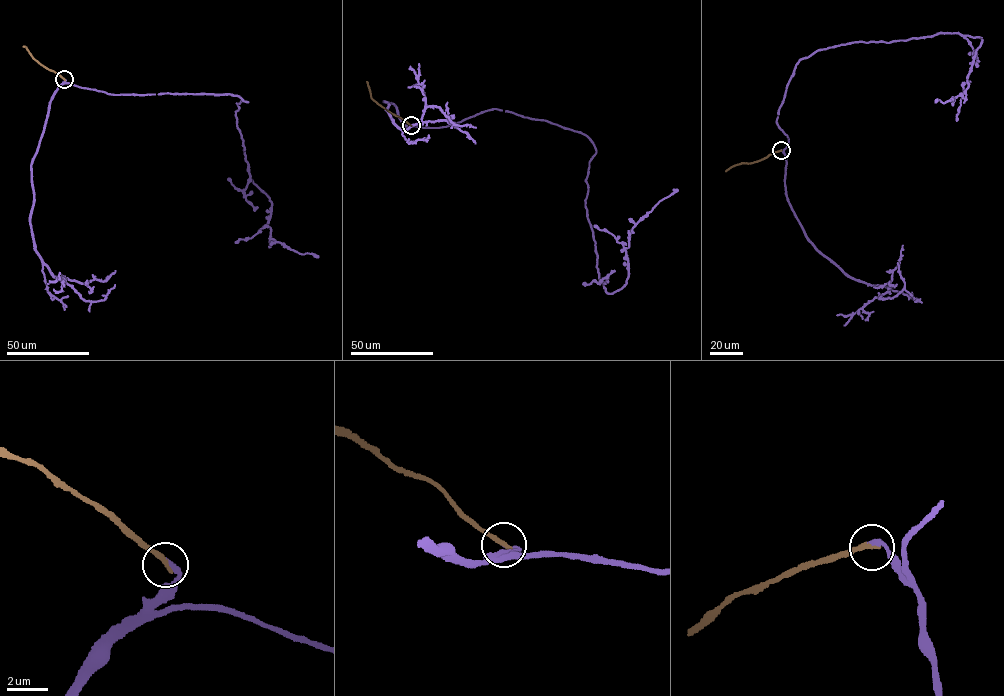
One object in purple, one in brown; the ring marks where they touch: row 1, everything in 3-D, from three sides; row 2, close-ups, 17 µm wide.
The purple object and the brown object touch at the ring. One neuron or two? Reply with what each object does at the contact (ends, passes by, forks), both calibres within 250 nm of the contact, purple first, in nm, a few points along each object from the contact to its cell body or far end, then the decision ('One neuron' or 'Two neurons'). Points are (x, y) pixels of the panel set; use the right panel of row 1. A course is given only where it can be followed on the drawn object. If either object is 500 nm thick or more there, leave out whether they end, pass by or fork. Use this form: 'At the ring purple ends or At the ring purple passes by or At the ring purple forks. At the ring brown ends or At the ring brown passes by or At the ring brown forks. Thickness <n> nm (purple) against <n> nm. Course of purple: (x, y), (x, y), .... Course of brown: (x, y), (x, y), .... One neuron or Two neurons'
At the ring purple ends. At the ring brown ends. Thickness 220 nm (purple) against 240 nm. Course of purple: (781, 150), (786, 86), (799, 60), (818, 50), (941, 33), (981, 38), (968, 87), (936, 100). Course of brown: (781, 150), (725, 171). One neuron

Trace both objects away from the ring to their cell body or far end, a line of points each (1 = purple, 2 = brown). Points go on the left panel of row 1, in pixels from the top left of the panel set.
1: (64, 79), (107, 93), (248, 102), (236, 103), (236, 124), (251, 179), (271, 203), (270, 239), (318, 256)
2: (64, 79), (35, 60), (23, 46)

